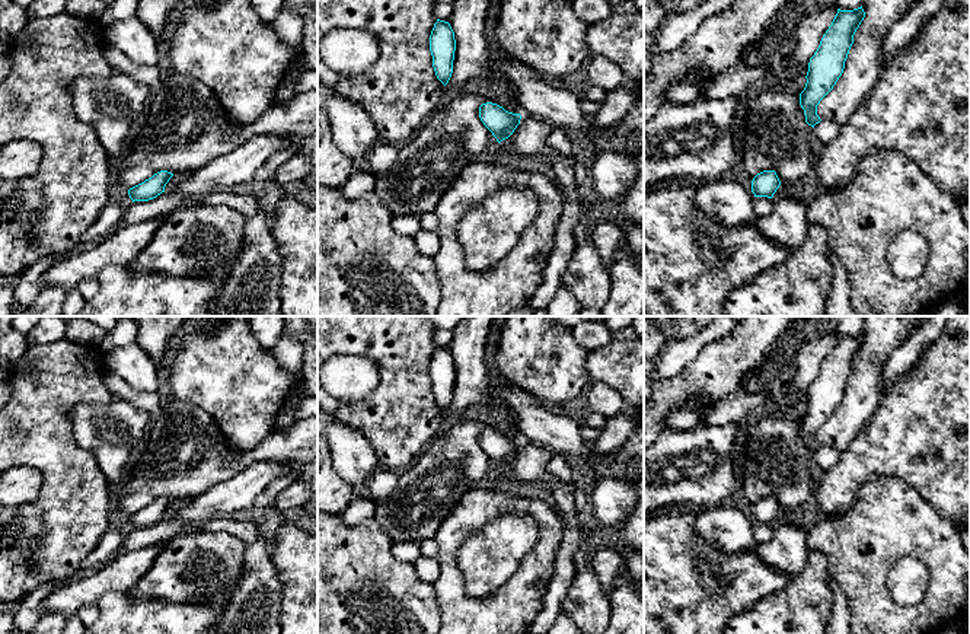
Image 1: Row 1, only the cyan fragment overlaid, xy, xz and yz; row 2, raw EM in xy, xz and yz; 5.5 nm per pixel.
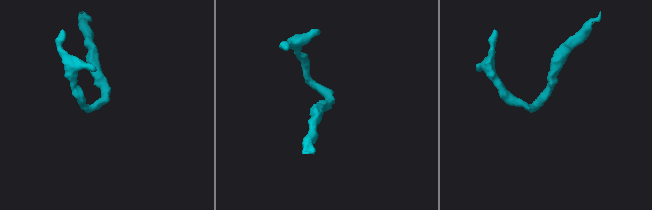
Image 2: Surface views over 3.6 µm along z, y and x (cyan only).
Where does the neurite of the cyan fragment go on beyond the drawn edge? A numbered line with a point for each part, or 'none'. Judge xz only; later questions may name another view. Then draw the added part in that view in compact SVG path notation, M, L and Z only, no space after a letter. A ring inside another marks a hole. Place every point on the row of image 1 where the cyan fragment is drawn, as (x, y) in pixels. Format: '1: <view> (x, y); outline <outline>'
none

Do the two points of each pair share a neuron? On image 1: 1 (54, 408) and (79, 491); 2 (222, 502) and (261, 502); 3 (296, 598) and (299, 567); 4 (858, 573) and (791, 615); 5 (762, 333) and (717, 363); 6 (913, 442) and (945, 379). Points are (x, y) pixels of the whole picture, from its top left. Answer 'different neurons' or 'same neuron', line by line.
1: same neuron
2: different neurons
3: same neuron
4: different neurons
5: same neuron
6: same neuron

